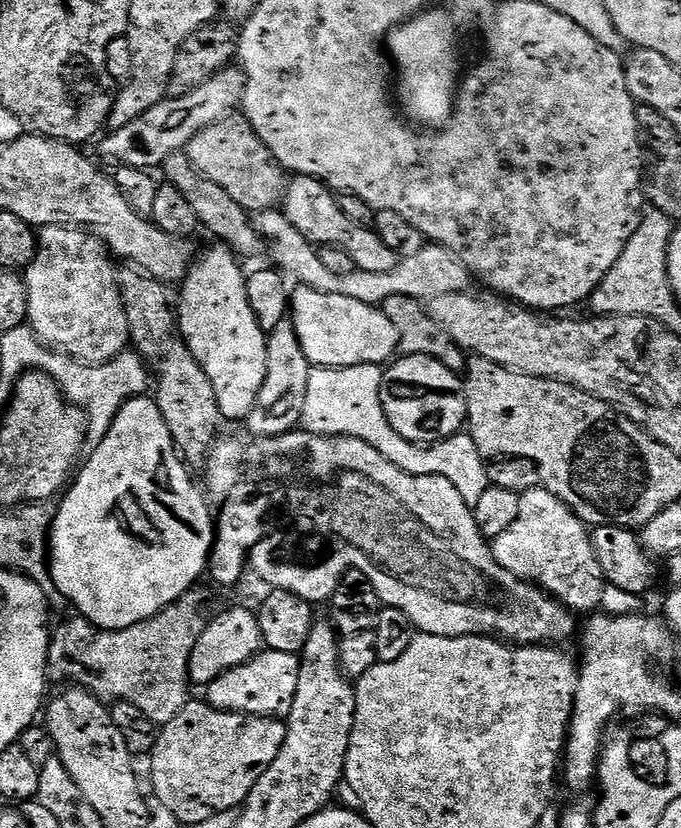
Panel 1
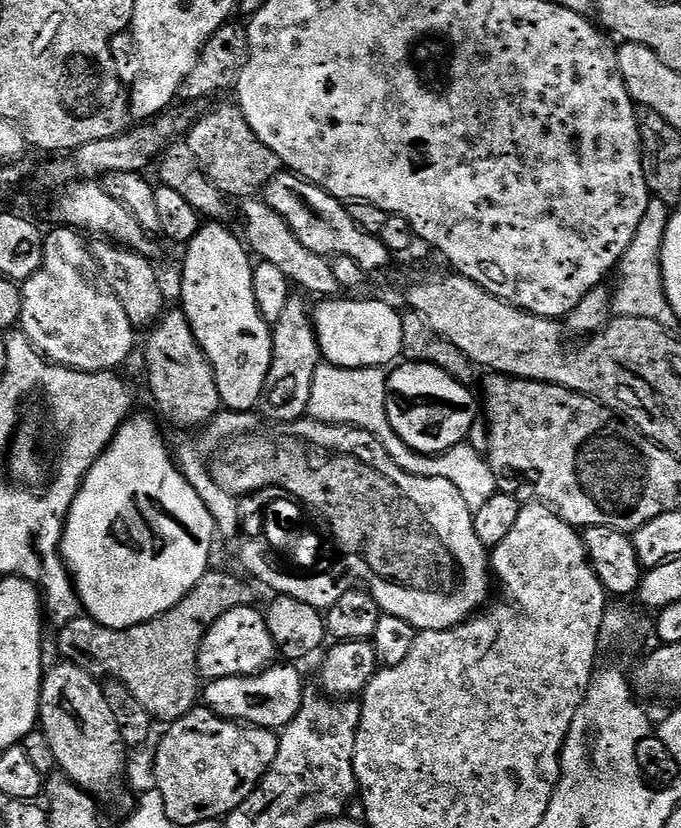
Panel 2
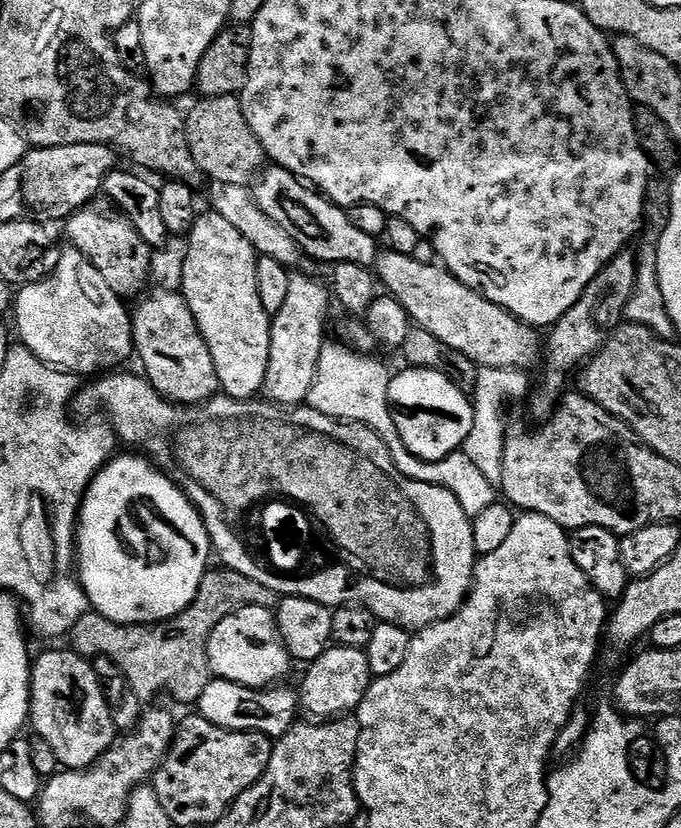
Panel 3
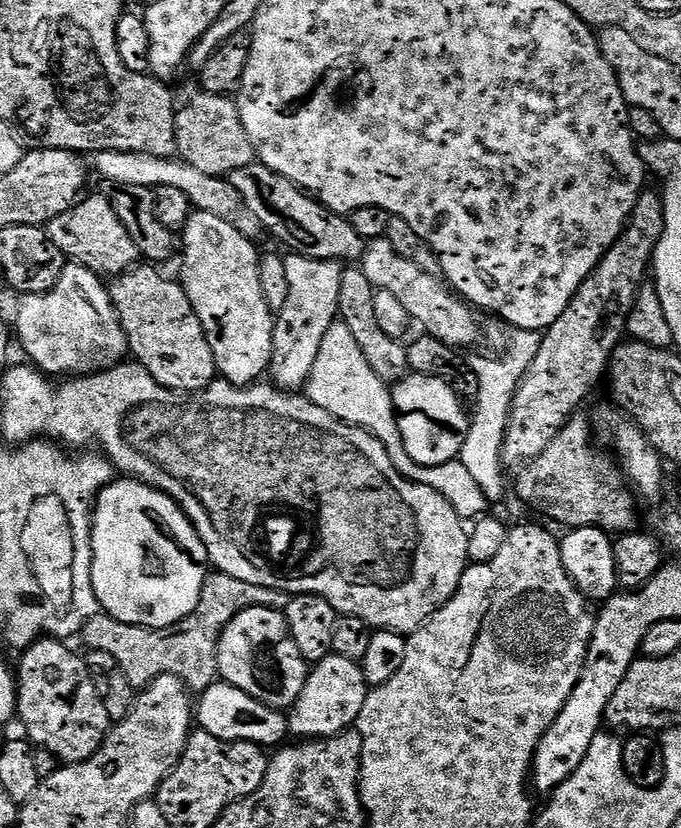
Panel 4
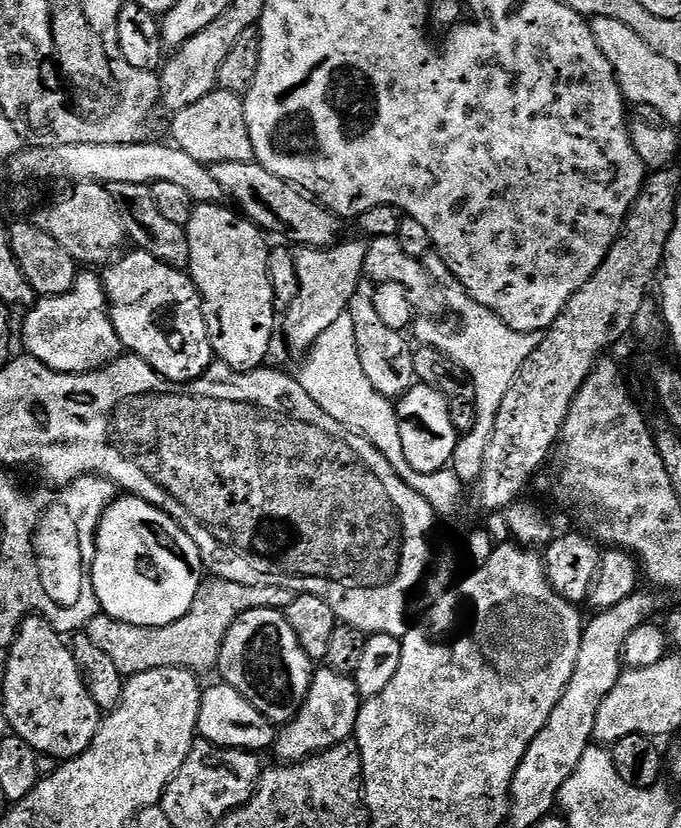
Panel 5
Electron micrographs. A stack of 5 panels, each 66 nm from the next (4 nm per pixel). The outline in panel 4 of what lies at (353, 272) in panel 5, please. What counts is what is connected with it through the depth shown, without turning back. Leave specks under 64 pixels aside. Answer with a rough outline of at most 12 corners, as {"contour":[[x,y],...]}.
{"contour":[[285,255],[270,380],[296,394],[337,323],[339,260]]}

